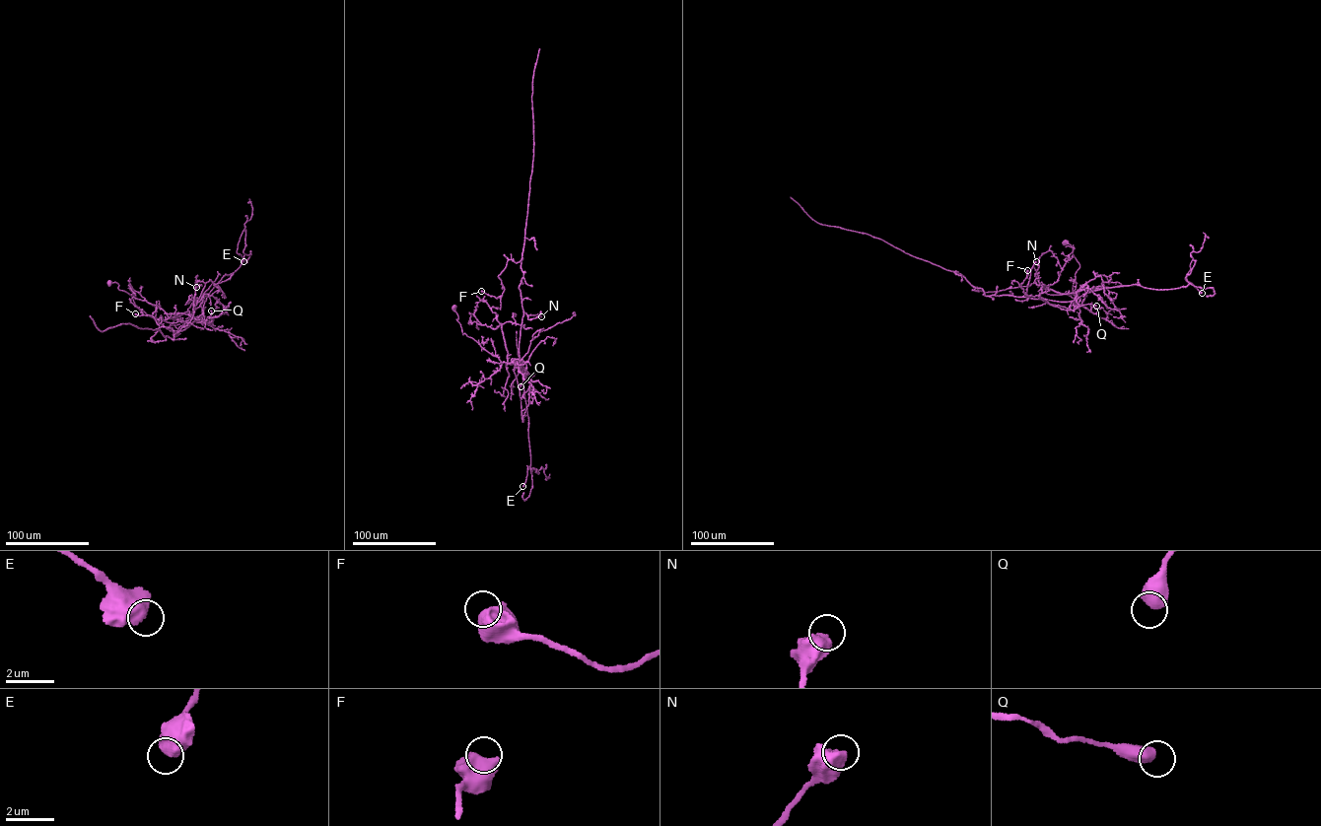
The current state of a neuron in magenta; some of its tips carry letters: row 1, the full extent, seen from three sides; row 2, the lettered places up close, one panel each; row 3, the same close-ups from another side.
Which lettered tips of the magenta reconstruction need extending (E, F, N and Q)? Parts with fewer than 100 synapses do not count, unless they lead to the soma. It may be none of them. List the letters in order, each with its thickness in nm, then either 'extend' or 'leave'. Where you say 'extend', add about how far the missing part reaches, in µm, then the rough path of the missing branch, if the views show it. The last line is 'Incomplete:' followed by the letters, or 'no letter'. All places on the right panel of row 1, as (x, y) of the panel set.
E: 750 nm thick; leave
F: 800 nm thick; leave
N: 650 nm thick; leave
Q: 600 nm thick; leave
Incomplete: no letter

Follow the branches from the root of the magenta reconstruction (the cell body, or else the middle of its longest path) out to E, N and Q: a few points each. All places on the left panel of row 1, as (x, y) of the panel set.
E: (109, 283), (151, 316), (196, 320), (211, 290), (242, 264), (244, 230), (237, 251), (243, 261)
N: (109, 283), (117, 283), (154, 317), (196, 320), (203, 313), (186, 327), (196, 287)
Q: (109, 283), (168, 322), (197, 320), (203, 300), (209, 321), (211, 310)

